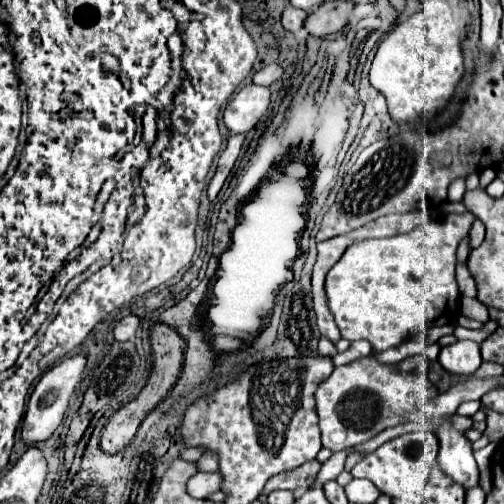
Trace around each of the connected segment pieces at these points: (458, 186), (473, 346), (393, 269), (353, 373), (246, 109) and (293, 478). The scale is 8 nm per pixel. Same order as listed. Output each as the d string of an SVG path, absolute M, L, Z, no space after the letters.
M460 178L460 180L456 180L456 182L452 182L452 186L450 186L450 190L448 190L448 202L460 202L464 198L464 180Z
M456 340L440 350L438 362L450 374L472 374L480 364L480 344L472 340Z
M448 214L408 234L352 242L328 272L324 284L328 308L342 338L350 342L364 338L380 352L430 326L454 324L460 316L460 290L454 276L456 248L472 222L474 214Z
M372 356L338 366L316 390L322 446L332 452L358 446L374 438L378 432L396 426L400 420L408 420L414 402L426 402L436 394L438 390L426 376L416 376L414 372L402 374L396 370L396 366L384 366Z
M248 84L244 86L226 106L224 122L230 134L250 132L270 106L270 90L266 86Z
M312 460L308 464L302 464L300 468L294 468L290 472L278 474L272 480L266 482L262 494L270 494L270 492L280 490L280 488L288 488L288 490L294 490L296 494L302 494L302 492L306 492L314 484L318 470L320 470L320 462Z

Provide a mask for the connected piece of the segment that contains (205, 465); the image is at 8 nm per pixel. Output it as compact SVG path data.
M206 452L198 460L198 470L200 472L216 472L218 470L218 454L216 452Z

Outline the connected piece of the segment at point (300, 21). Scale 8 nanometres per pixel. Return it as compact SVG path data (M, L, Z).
M288 6L288 8L284 10L284 14L282 14L282 26L284 26L286 30L290 30L290 32L298 32L298 30L304 28L304 20L306 20L306 18L308 18L308 12L298 10L298 8L294 8L294 6Z

